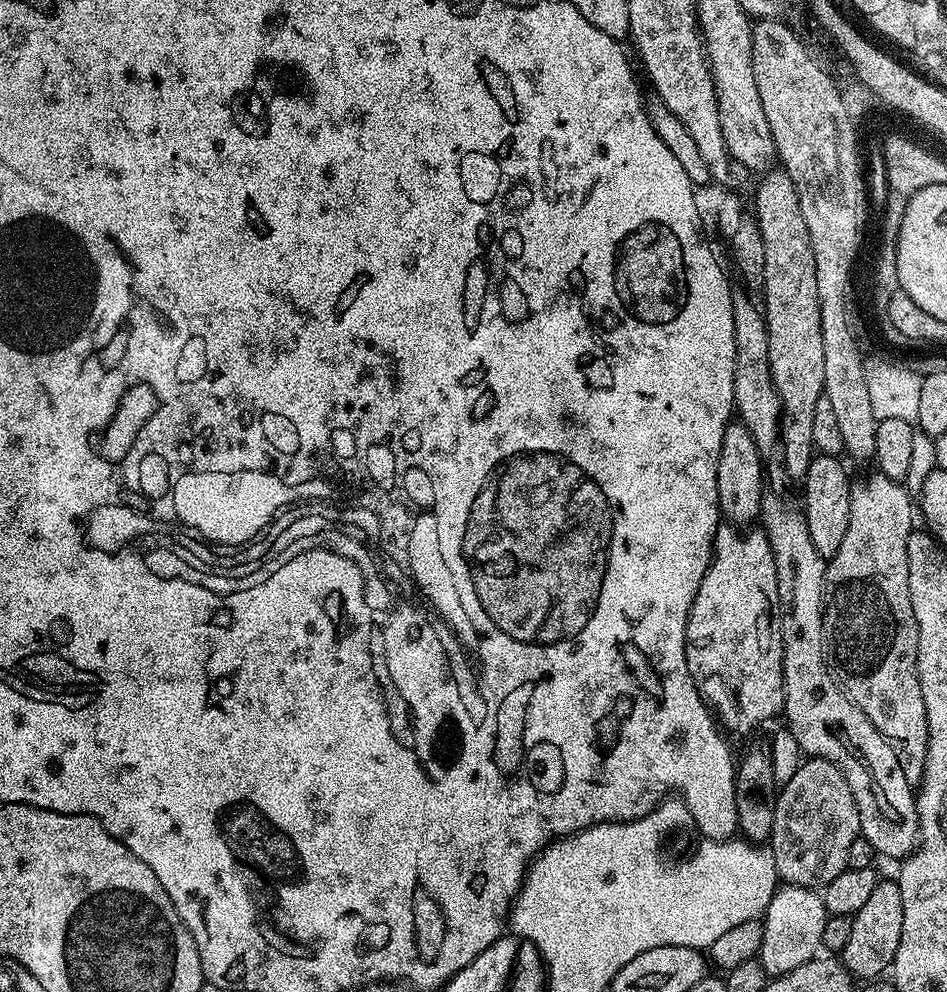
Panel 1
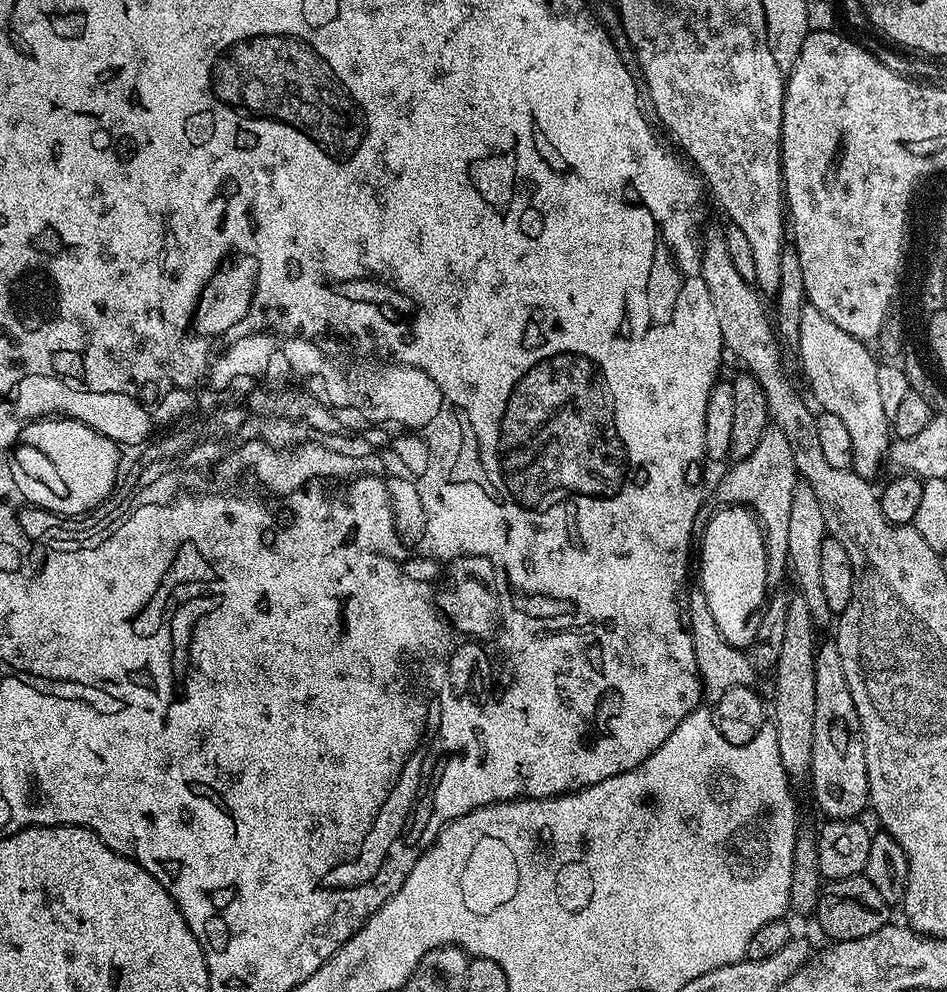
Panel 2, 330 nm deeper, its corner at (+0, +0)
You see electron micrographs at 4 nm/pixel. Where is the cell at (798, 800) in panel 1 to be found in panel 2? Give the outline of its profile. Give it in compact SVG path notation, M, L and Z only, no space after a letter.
M821 643L814 662L814 754L810 785L816 795L816 804L825 812L828 820L854 820L863 808L869 807L868 775L866 774L866 754L864 739L860 733L858 710L854 710L854 698L850 698L850 686L846 686L846 670L842 670L842 658L835 643Z

